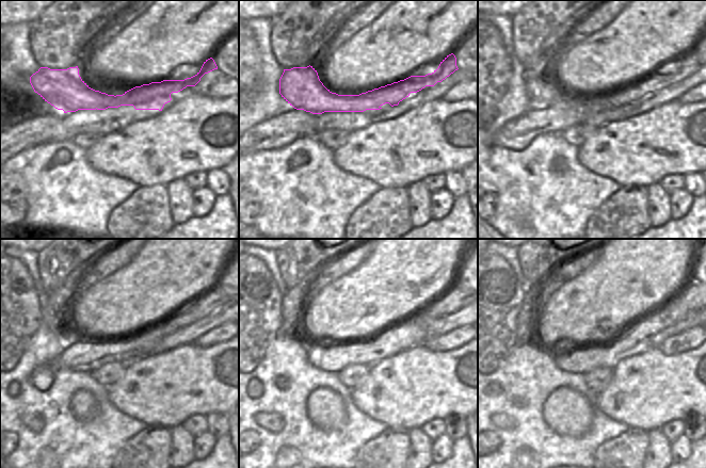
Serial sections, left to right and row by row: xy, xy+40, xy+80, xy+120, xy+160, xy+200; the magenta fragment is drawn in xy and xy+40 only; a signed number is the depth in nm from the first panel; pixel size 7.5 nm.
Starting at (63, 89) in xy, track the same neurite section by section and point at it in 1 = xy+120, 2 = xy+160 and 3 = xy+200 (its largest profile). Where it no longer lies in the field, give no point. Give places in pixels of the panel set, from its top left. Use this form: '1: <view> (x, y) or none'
1: xy+120 (214, 297)
2: xy+160 (454, 297)
3: xy+200 (694, 294)

